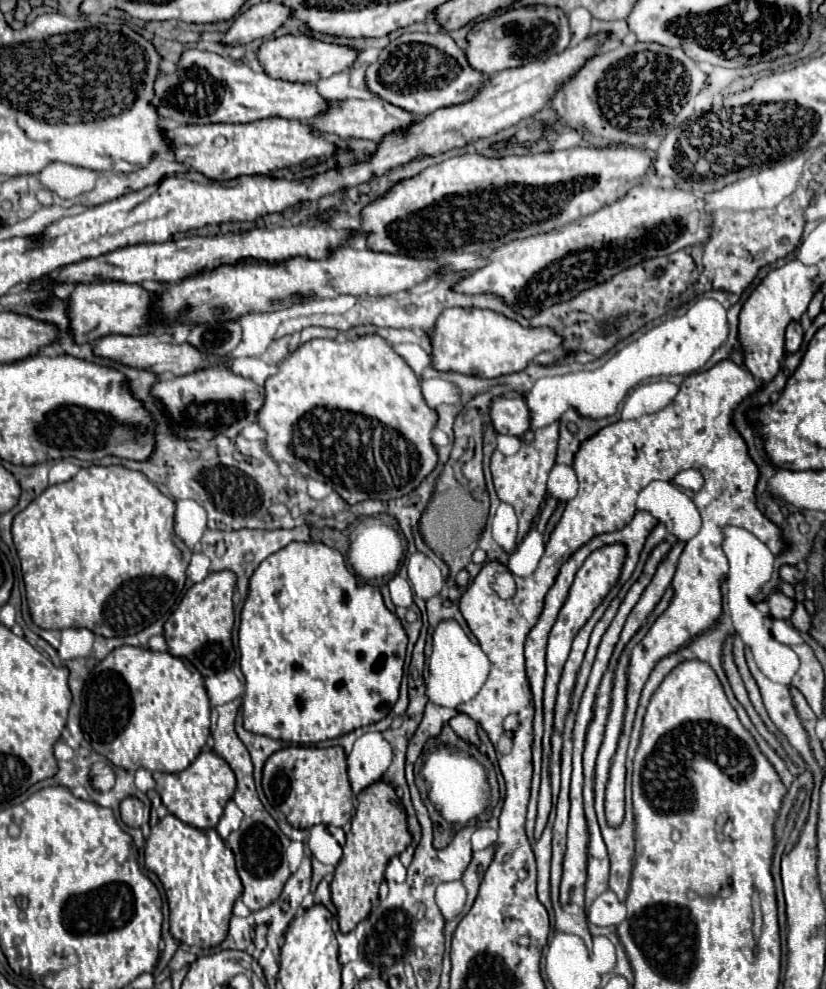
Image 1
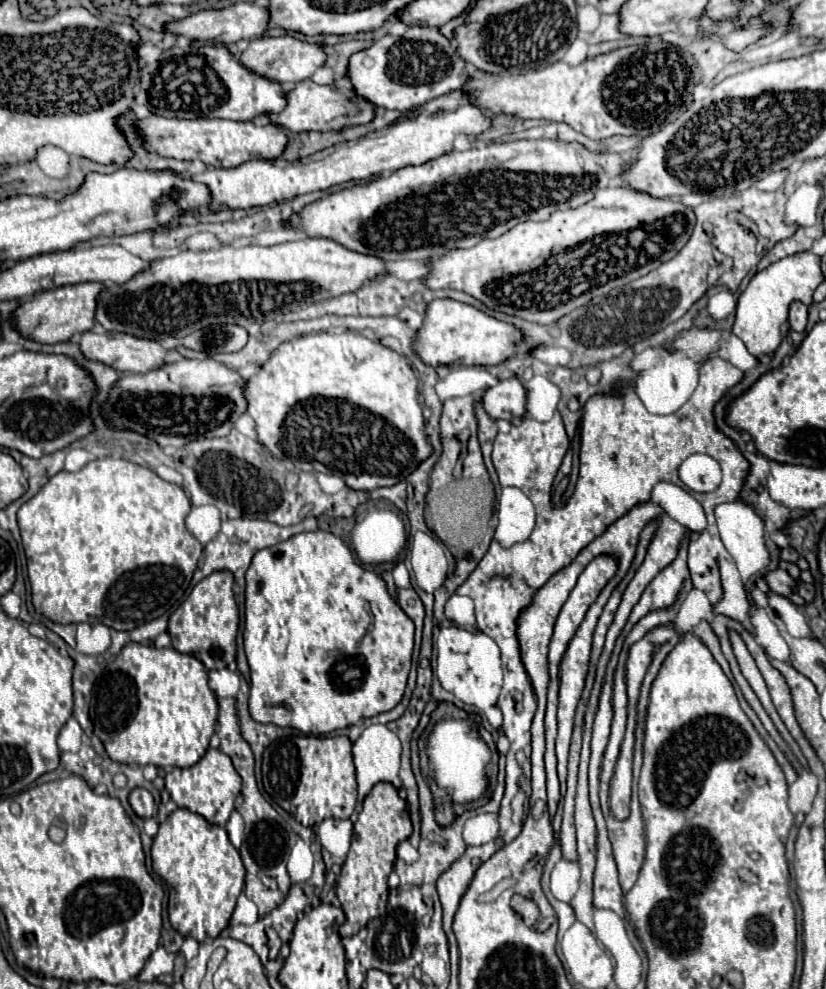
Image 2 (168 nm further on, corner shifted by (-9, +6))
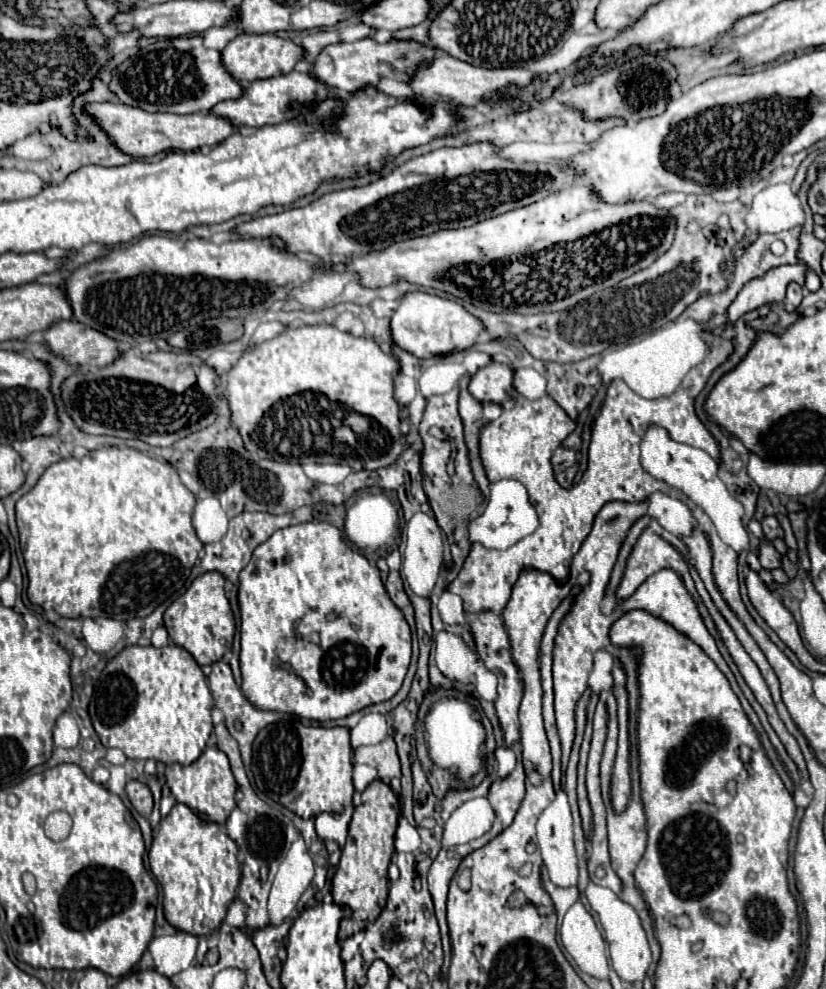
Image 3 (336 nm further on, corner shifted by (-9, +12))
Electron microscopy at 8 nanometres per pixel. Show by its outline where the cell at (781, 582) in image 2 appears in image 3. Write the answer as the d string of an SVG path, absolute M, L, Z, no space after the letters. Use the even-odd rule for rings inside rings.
M761 540L761 544L759 544L759 562L761 562L761 566L763 568L779 568L781 566L781 556L779 556L779 552L773 548L773 544L771 542L767 542L767 540Z

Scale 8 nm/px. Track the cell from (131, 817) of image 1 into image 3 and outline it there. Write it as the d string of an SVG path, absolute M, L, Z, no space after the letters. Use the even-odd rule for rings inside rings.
M131 780L131 782L127 782L125 792L127 792L127 796L129 796L133 808L135 808L143 818L149 818L149 814L151 814L154 805L153 796L151 796L149 788L147 788L145 784L137 782L137 780Z

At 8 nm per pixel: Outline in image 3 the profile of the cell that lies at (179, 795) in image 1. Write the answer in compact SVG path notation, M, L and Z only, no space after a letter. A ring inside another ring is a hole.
M215 746L205 748L203 754L189 766L181 766L181 764L167 766L165 768L165 778L167 778L167 786L171 788L173 798L177 802L189 806L193 812L209 816L211 822L225 824L227 816L235 808L237 782L235 782L235 778L231 774L227 756L219 748L215 748Z

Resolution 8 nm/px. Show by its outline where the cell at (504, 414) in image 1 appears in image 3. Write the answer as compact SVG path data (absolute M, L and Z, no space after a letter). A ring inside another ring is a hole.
M491 362L479 368L469 380L469 392L479 402L503 404L511 400L513 390L513 368L503 362Z

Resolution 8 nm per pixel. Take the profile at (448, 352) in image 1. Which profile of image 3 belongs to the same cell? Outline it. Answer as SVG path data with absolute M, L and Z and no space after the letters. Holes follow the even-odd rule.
M407 292L401 296L399 306L391 316L391 338L401 350L417 356L417 358L433 358L445 356L453 350L467 350L475 344L483 324L469 314L461 304L439 298L427 292Z

